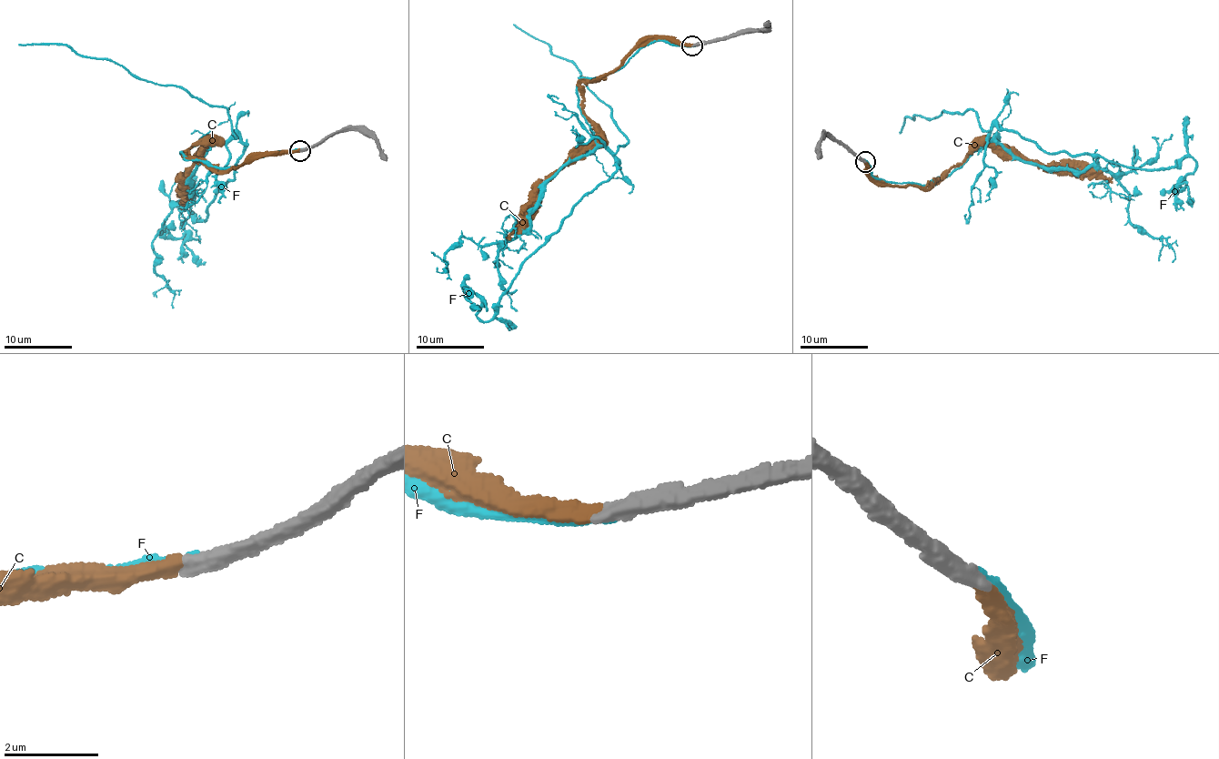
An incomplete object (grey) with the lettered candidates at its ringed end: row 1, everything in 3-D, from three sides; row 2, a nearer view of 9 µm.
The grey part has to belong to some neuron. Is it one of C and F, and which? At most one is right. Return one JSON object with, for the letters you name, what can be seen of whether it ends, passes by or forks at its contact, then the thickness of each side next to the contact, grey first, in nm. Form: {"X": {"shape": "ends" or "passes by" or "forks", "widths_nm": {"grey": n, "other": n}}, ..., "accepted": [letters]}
{"C": {"shape": "ends", "widths_nm": {"grey": 360, "other": 320}}, "accepted": ["C"]}

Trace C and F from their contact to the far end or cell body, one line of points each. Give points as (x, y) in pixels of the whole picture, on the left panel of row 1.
C: (299, 150), (208, 169), (187, 149), (209, 143), (185, 176), (190, 181), (181, 212)
F: (302, 150), (215, 168), (180, 153), (234, 136), (246, 145), (208, 217), (191, 214), (179, 237), (160, 231)

